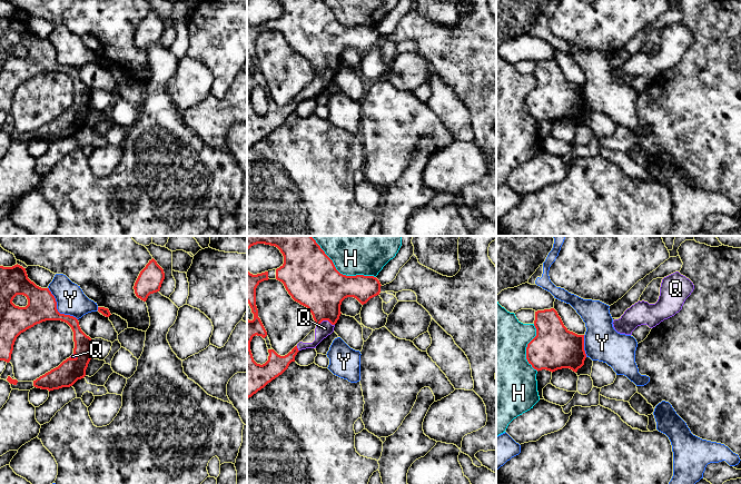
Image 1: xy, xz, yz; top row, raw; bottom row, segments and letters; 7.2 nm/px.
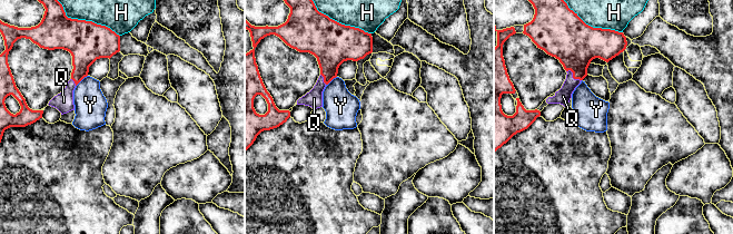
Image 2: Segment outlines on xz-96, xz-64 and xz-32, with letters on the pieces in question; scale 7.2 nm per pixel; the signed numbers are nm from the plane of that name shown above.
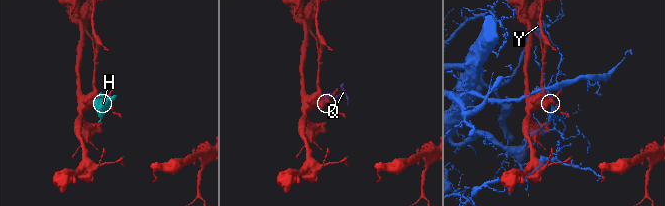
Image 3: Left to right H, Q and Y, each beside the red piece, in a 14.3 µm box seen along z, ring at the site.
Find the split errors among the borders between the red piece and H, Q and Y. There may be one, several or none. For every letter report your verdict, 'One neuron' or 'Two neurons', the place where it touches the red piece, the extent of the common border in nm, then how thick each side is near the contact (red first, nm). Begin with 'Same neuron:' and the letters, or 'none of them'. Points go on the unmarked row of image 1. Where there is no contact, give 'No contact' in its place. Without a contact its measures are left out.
Same neuron: Q
H: Two neurons. Touches red at xz (345, 26). Shared border 440 nm. Thickness 380 nm (red) against 190 nm
Q: One neuron. Touches red at xz (325, 70). Shared border 140 nm. Thickness 360 nm (red) against 110 nm
Y: Two neurons. Touches red at xy (56, 59). Shared border 320 nm. Thickness 220 nm (red) against 220 nm

